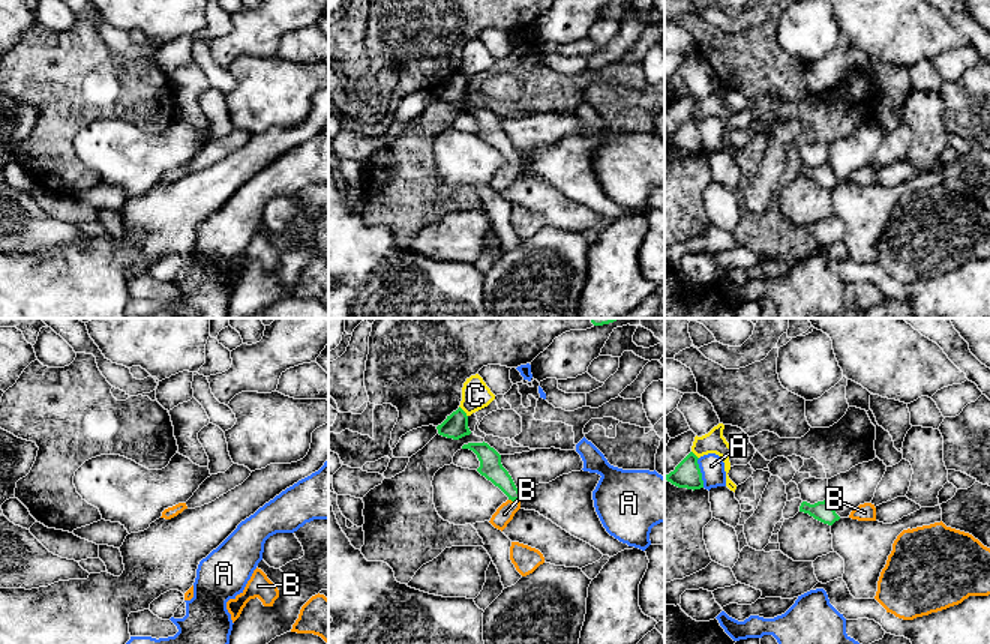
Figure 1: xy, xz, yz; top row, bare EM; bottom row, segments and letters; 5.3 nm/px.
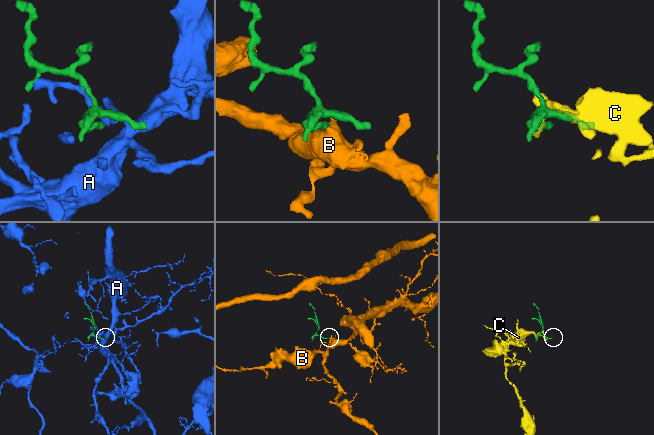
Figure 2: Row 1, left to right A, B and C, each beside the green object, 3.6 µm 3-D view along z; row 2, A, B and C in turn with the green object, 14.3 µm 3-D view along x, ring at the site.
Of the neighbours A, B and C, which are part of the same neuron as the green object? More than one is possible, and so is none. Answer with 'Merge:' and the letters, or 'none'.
Merge: B

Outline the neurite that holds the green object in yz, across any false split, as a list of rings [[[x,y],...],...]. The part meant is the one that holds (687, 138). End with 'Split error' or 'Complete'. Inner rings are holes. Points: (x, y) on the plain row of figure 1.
[[[690,116],[669,138],[664,138],[664,144],[678,152],[700,153],[704,152],[702,137],[698,128],[698,120]]]. Complete

